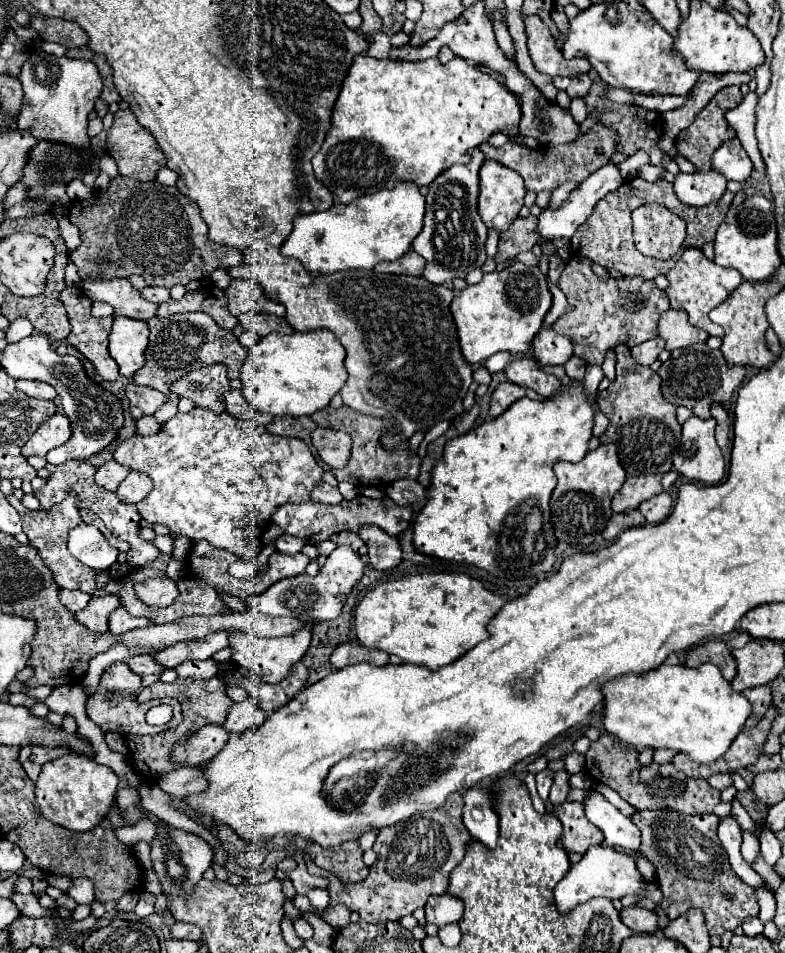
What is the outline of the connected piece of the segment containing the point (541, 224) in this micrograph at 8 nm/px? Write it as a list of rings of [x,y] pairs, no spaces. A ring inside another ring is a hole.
[[[608,162],[606,166],[602,166],[600,170],[596,170],[592,176],[588,176],[584,180],[584,184],[580,184],[576,190],[570,192],[568,200],[562,204],[562,208],[558,210],[544,210],[540,216],[538,216],[538,232],[544,236],[544,238],[572,238],[572,234],[576,232],[576,228],[592,214],[592,208],[596,206],[596,202],[600,198],[604,198],[608,192],[614,192],[620,184],[624,182],[620,170],[618,170],[618,164],[614,162]]]

